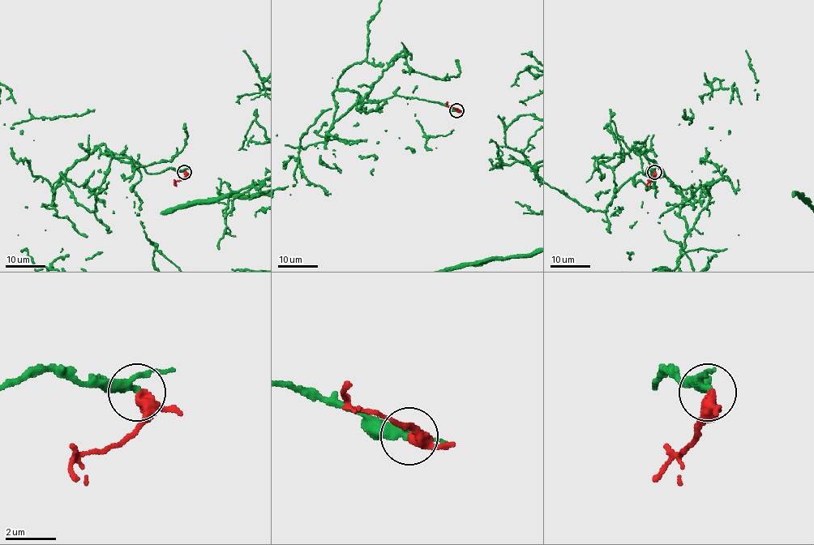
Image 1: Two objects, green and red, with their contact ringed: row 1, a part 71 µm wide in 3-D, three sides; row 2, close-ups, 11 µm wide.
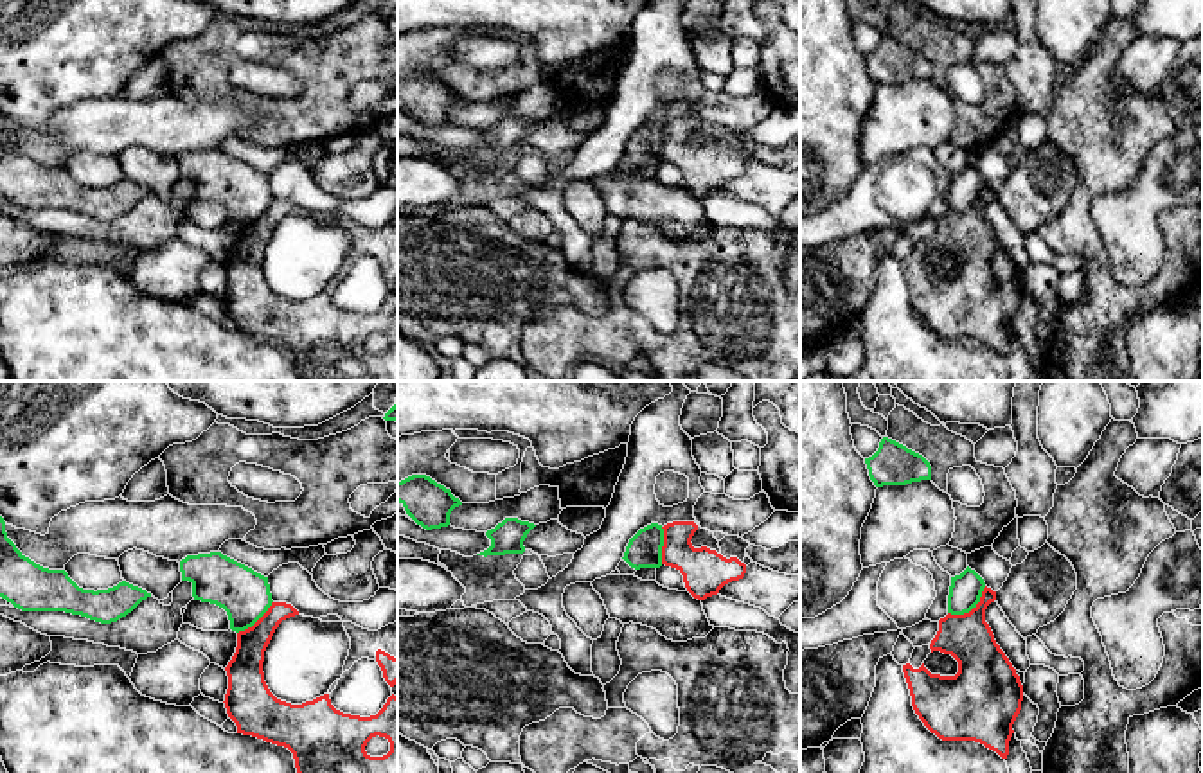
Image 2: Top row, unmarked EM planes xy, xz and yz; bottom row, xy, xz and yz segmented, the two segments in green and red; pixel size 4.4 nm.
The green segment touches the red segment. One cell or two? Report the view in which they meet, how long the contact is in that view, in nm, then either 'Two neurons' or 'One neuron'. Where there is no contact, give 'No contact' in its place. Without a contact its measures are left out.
Touches green in yz. Shared border 220 nm. Two neurons

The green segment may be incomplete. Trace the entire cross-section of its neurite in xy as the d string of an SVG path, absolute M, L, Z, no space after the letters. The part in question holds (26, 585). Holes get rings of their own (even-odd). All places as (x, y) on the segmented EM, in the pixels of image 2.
M0 516L0 597L22 611L65 611L111 624L151 597L126 581L108 590L83 590L65 570L49 570L25 557L7 538Z

